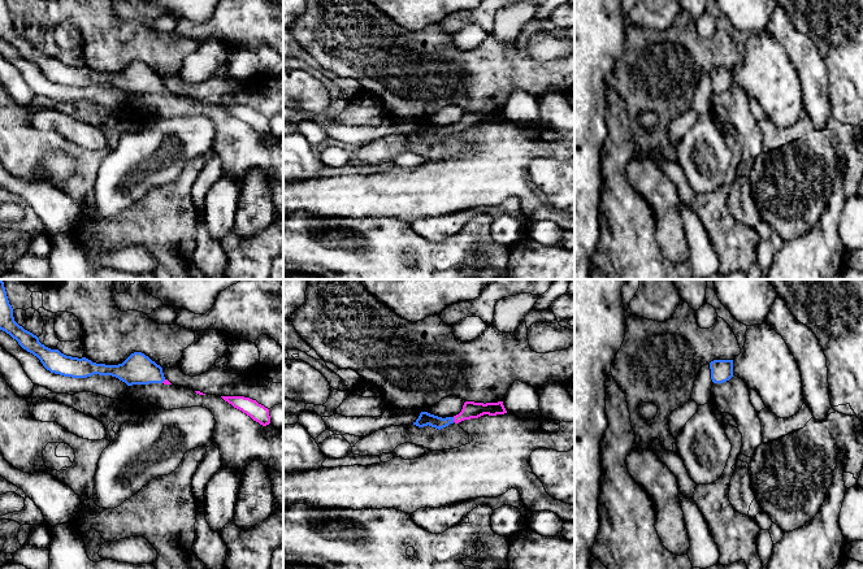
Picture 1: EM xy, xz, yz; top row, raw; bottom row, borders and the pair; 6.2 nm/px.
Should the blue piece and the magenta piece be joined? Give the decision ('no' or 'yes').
yes

